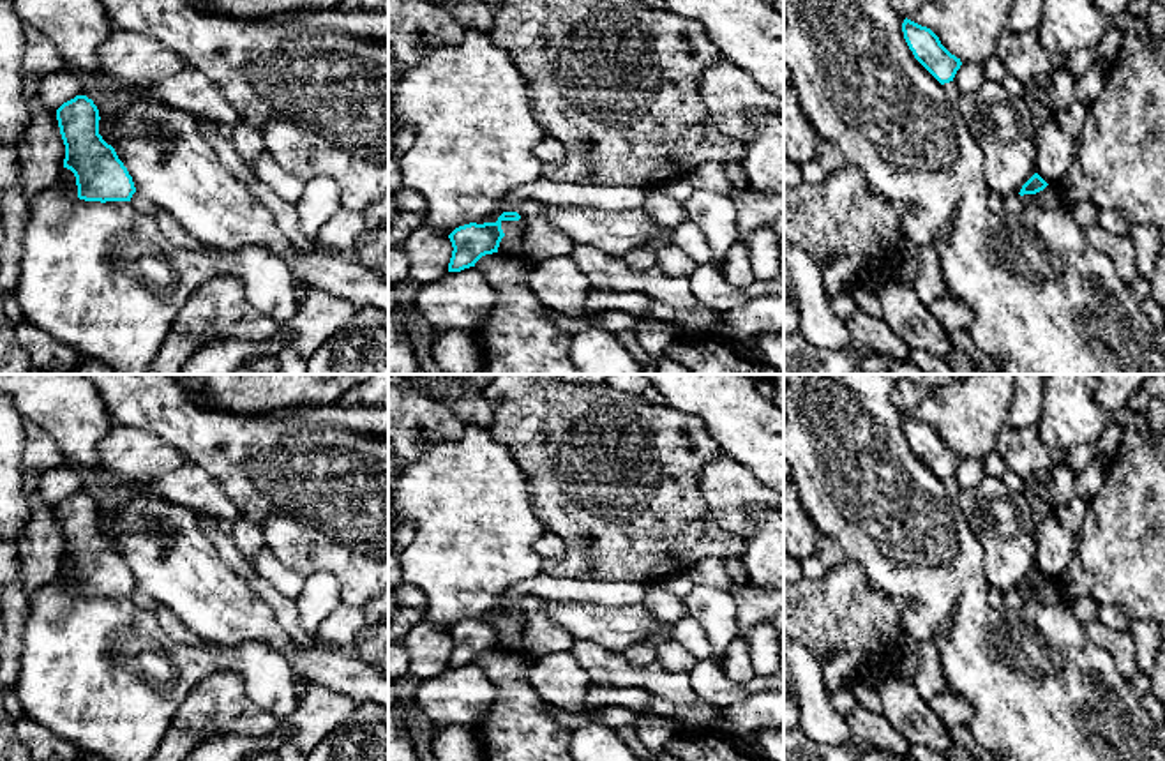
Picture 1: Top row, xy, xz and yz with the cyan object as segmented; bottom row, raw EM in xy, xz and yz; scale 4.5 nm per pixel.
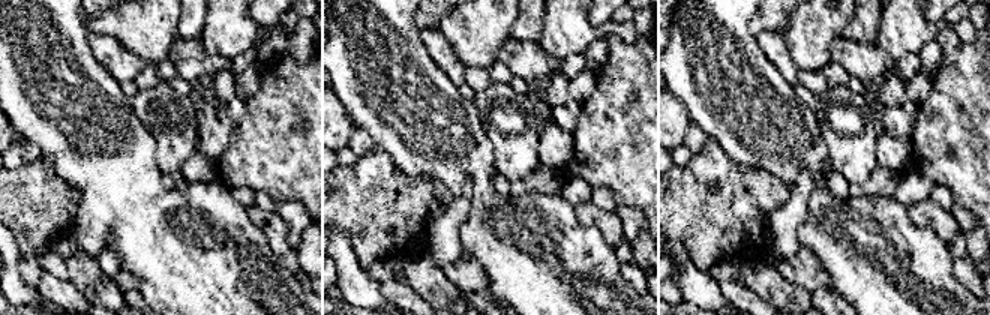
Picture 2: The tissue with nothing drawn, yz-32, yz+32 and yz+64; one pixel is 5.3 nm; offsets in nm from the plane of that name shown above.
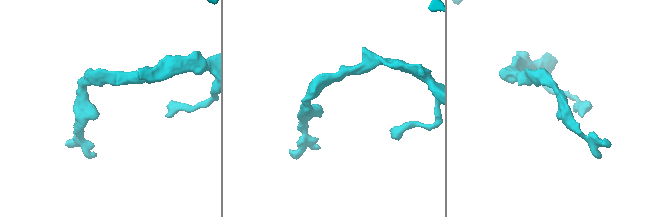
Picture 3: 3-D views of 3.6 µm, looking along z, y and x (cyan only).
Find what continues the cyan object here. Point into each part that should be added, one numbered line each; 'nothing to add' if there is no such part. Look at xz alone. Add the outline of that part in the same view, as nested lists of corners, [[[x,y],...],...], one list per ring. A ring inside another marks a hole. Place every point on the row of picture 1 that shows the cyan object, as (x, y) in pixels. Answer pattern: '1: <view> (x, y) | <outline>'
nothing to add

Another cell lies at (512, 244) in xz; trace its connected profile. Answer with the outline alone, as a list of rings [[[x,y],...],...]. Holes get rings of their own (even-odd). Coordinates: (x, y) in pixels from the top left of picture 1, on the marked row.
[[[521,217],[519,221],[501,221],[501,230],[505,237],[500,242],[498,252],[526,258],[524,252],[524,235],[528,231],[526,219]]]

